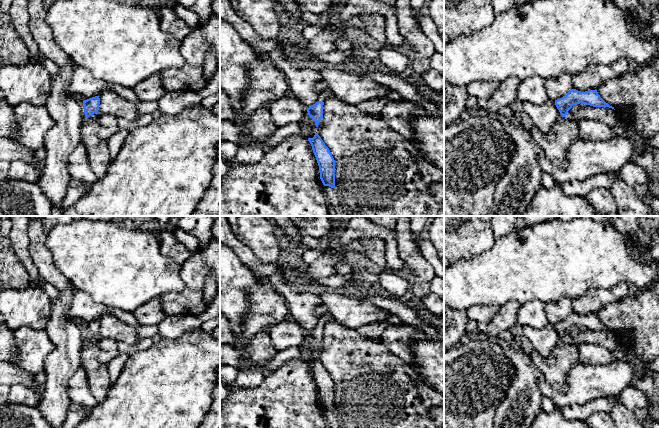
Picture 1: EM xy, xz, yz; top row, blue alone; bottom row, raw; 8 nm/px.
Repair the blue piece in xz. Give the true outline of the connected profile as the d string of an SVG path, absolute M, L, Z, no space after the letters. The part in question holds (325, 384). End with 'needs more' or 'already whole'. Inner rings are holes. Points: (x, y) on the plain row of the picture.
M318 356L313 362L308 362L313 377L316 381L320 403L325 410L325 417L329 428L342 428L338 416L335 413L335 384L325 369Z; needs more

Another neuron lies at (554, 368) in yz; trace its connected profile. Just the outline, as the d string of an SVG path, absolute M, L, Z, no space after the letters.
M567 340L555 347L549 357L541 356L534 349L528 355L541 370L546 382L560 392L567 391L568 371L581 363L578 348Z

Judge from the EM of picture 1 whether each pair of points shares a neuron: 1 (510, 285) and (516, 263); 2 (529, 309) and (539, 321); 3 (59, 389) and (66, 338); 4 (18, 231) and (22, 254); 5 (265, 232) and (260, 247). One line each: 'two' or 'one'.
1: one
2: one
3: one
4: one
5: one

